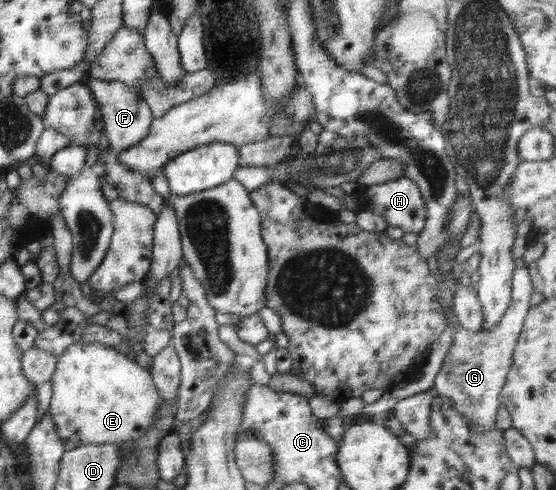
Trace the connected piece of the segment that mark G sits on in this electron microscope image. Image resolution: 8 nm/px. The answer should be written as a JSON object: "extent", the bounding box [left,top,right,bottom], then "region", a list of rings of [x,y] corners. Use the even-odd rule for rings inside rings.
{"extent":[433,262,533,431],"region":[[[520,262],[511,278],[511,306],[508,308],[498,326],[492,330],[479,333],[464,330],[459,322],[455,332],[455,340],[441,364],[435,377],[433,388],[438,395],[447,396],[453,403],[453,409],[465,415],[477,427],[477,431],[489,431],[496,428],[497,412],[500,405],[500,392],[505,384],[505,378],[513,364],[513,350],[517,345],[525,317],[531,308],[533,284],[527,266]]]}

